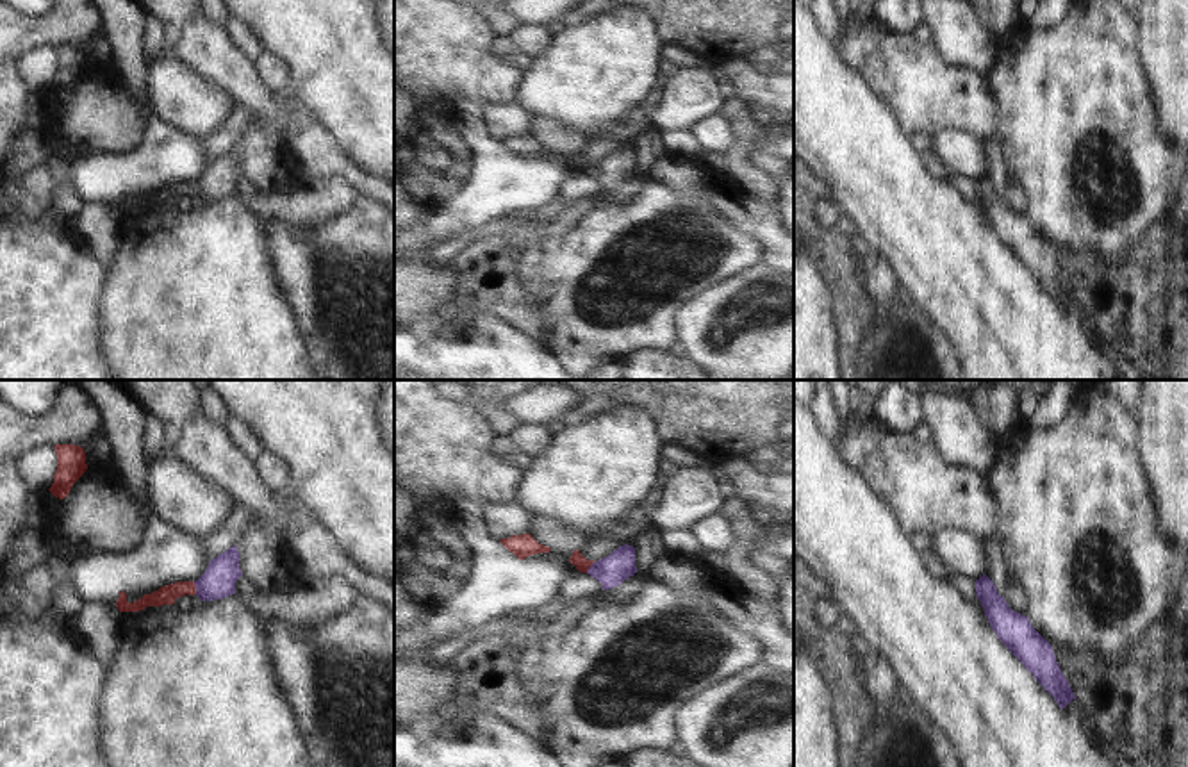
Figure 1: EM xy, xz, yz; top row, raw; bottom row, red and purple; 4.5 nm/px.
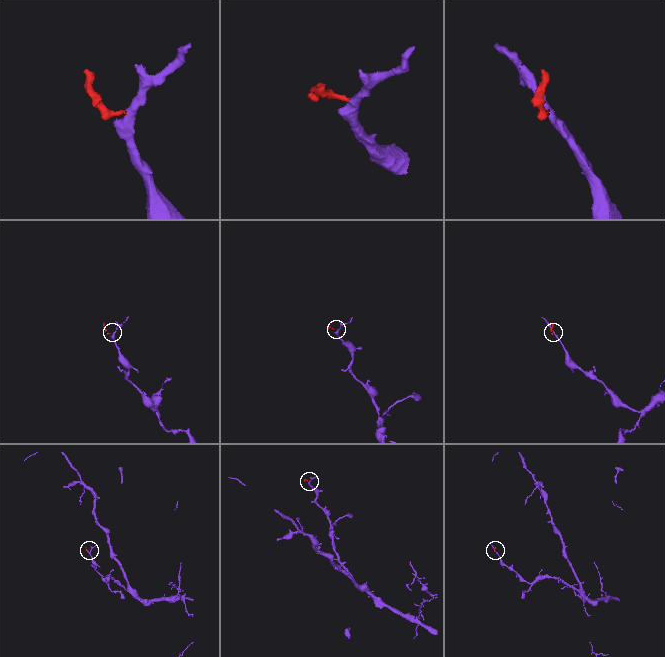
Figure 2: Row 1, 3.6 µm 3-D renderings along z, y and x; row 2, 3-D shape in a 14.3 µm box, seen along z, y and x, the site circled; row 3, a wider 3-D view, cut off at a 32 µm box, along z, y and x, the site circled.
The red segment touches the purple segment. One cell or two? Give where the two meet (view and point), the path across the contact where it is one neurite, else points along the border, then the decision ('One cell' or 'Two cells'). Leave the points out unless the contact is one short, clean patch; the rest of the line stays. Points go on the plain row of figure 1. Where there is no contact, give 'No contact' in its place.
Touches red at xy (195, 188). Path across: xy (166, 195), (182, 188), (195, 188), (207, 188), (222, 173). One cell

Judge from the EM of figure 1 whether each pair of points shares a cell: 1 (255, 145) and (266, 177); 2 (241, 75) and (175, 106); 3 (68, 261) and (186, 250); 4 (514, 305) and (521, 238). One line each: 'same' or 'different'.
1: same
2: different
3: different
4: different

